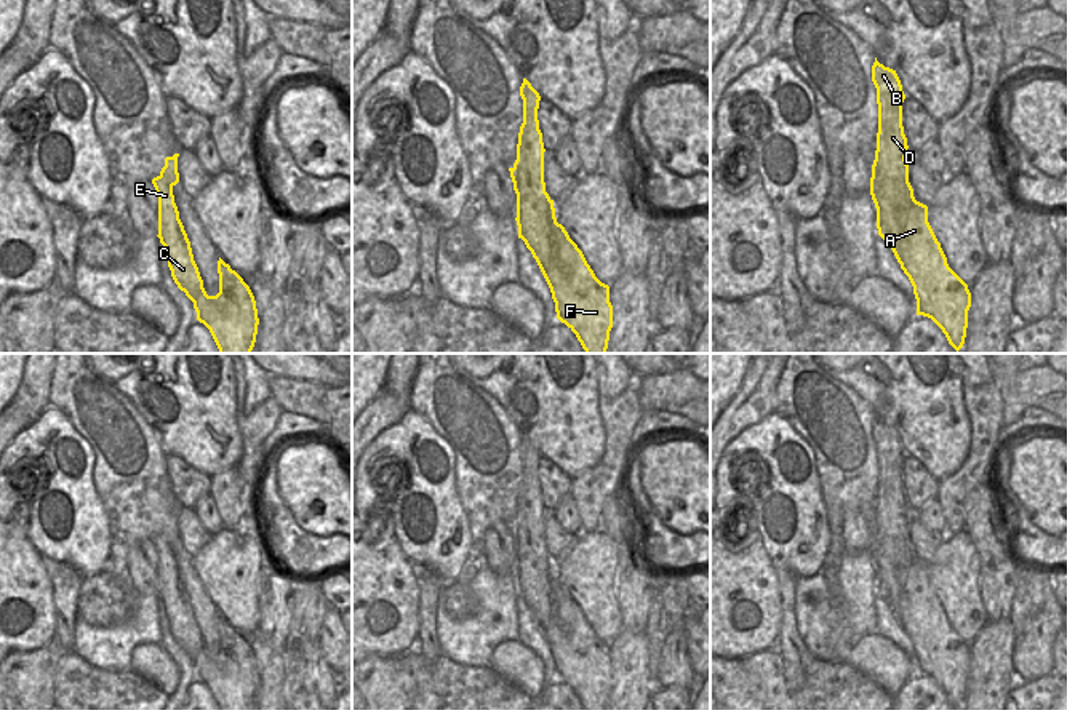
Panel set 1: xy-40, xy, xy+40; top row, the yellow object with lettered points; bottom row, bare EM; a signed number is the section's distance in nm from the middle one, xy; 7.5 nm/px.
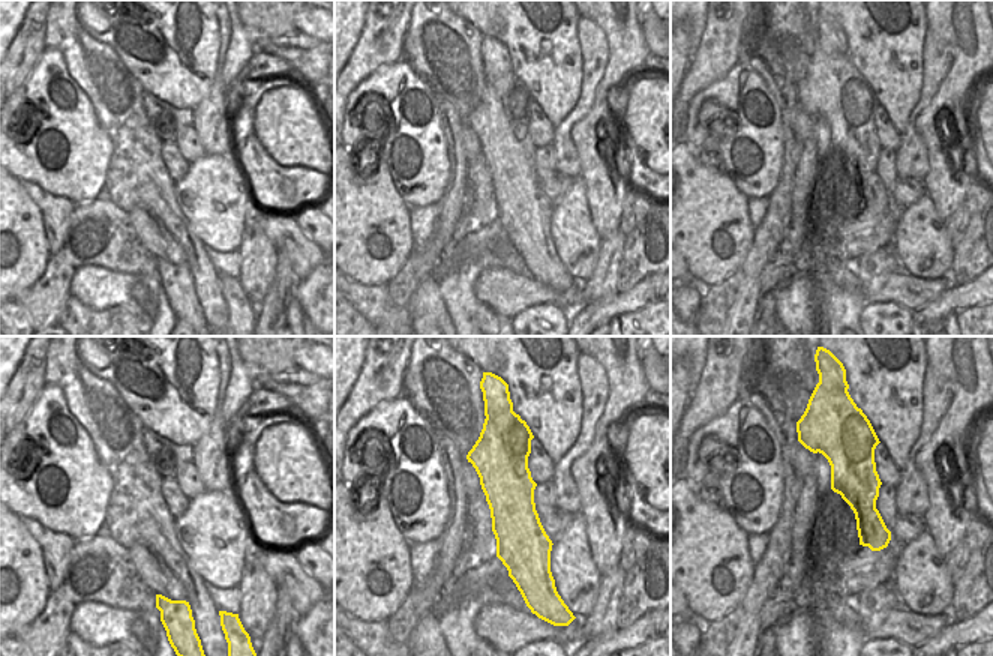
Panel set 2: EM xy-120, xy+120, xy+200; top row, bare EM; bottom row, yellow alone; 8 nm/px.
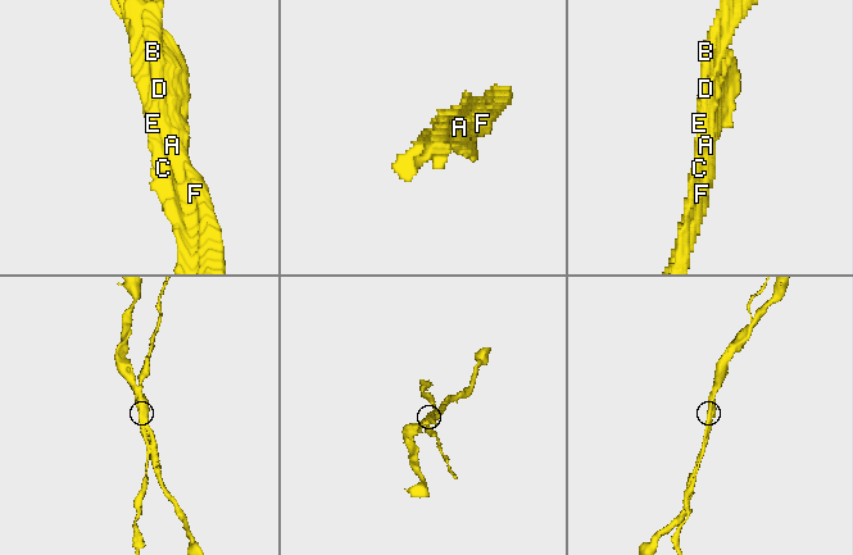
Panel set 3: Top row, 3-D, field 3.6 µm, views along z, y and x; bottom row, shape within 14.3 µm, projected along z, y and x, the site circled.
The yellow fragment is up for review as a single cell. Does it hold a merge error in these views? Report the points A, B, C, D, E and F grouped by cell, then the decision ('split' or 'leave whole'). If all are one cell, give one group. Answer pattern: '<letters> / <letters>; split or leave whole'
A F / B C D E; split

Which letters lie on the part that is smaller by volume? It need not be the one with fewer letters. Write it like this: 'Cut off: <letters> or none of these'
Cut off: B, C, D, E.

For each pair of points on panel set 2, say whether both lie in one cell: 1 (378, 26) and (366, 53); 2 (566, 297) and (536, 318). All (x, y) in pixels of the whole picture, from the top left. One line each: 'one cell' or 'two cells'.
1: one cell
2: two cells

